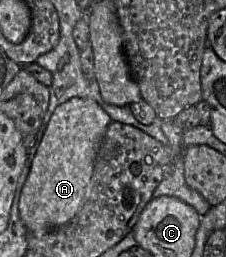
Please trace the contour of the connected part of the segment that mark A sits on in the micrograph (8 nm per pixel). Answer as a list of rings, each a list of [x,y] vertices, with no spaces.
[[[74,97],[56,107],[20,195],[20,218],[28,233],[43,236],[68,222],[82,207],[92,189],[95,159],[111,122],[92,99]]]

